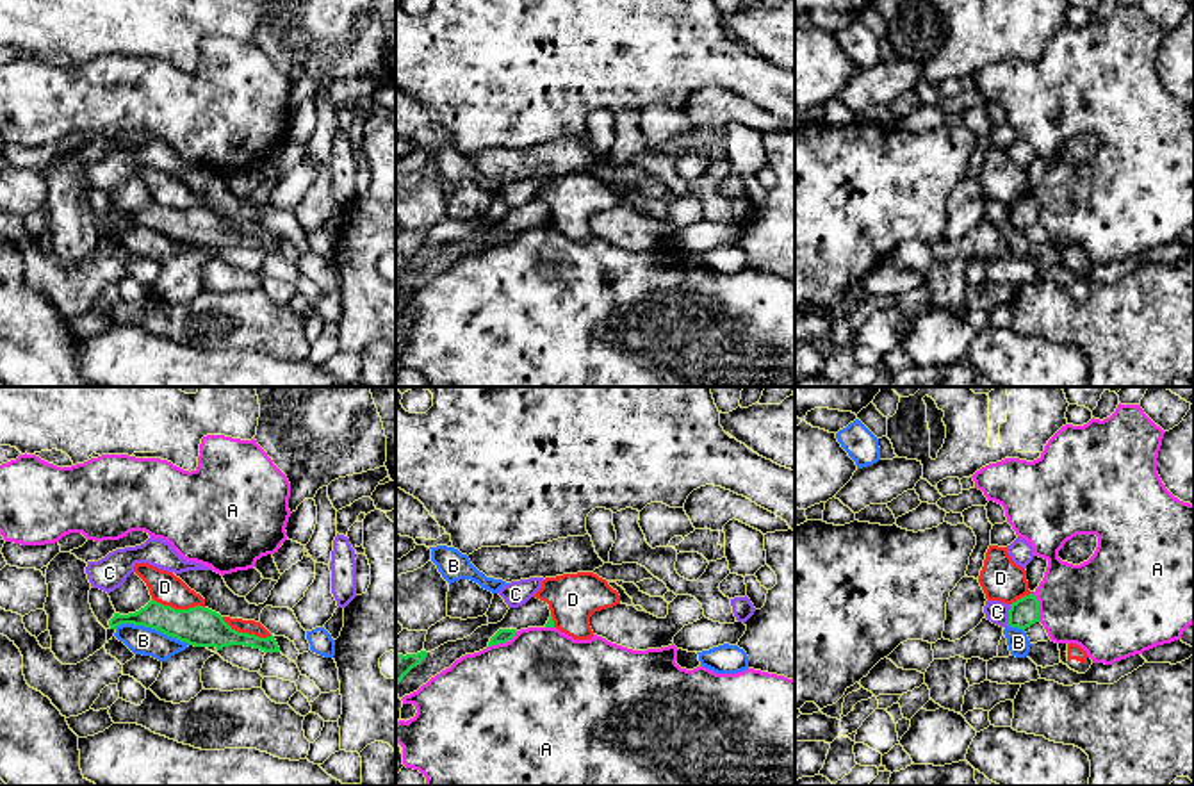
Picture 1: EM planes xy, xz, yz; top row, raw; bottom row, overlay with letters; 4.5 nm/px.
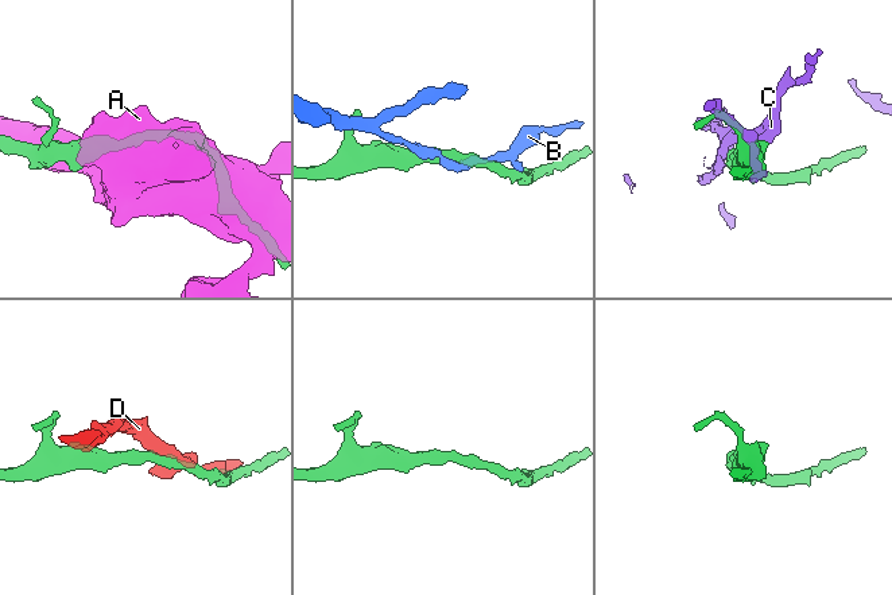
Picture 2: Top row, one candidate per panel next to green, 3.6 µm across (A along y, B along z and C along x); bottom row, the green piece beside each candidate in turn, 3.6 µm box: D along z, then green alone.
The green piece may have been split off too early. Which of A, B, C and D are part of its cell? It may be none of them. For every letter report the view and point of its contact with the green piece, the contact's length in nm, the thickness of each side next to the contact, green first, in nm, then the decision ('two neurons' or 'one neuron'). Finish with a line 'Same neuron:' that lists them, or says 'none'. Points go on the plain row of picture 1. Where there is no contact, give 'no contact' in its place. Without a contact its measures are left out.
A: xz (503, 243) | 150 nm | 60/500 nm | two neurons
B: xy (152, 229) | 360 nm | 180/130 nm | two neurons
C: yz (1009, 216) | 100 nm | 130/100 nm | two neurons
D: xy (179, 211) | 240 nm | 180/150 nm | two neurons
Same neuron: none

